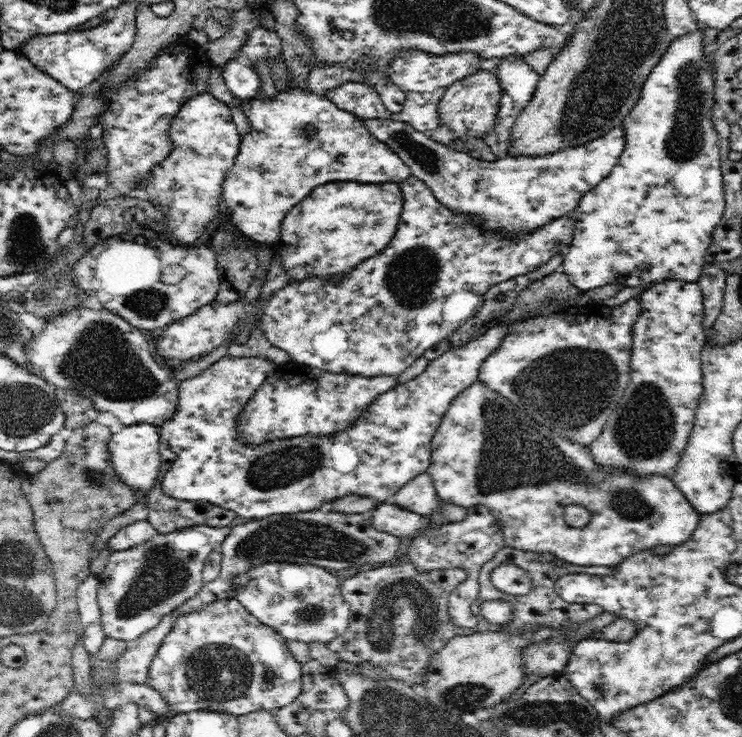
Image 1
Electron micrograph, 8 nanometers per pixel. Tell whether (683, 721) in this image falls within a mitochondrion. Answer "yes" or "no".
no

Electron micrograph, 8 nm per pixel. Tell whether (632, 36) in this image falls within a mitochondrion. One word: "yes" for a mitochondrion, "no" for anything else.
yes

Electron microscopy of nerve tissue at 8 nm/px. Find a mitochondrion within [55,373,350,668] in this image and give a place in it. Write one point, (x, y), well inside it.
(162, 573)

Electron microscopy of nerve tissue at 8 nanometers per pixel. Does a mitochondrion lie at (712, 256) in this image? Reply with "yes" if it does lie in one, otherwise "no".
no

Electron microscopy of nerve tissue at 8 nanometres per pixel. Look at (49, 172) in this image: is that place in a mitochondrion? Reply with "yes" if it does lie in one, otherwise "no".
no

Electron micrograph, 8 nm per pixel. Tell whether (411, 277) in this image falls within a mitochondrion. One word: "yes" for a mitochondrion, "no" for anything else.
yes

